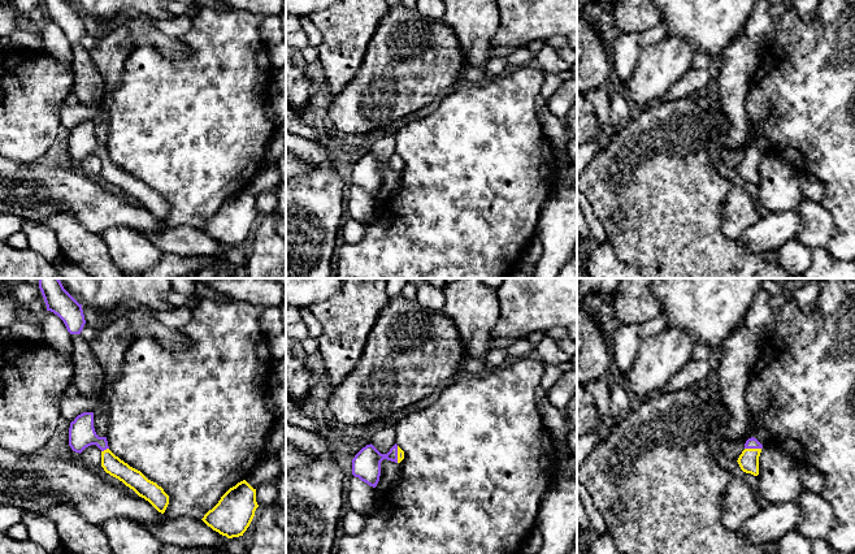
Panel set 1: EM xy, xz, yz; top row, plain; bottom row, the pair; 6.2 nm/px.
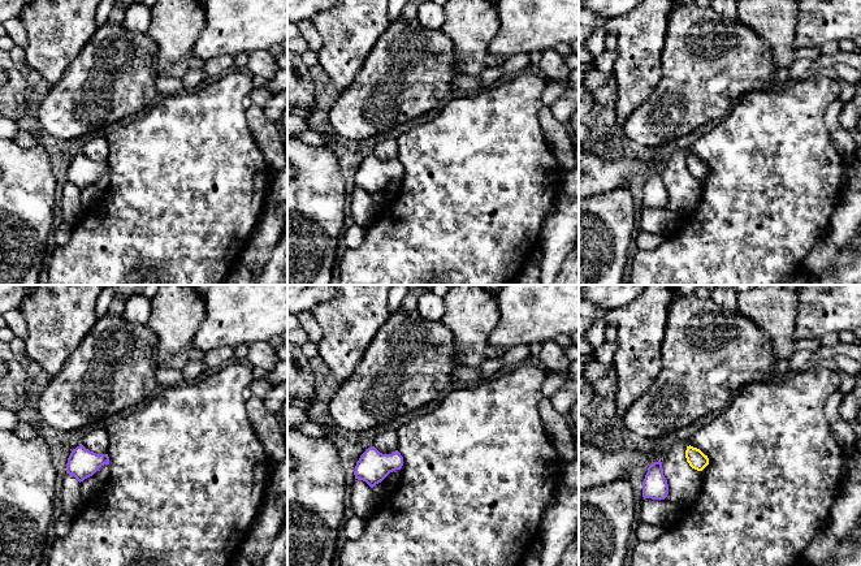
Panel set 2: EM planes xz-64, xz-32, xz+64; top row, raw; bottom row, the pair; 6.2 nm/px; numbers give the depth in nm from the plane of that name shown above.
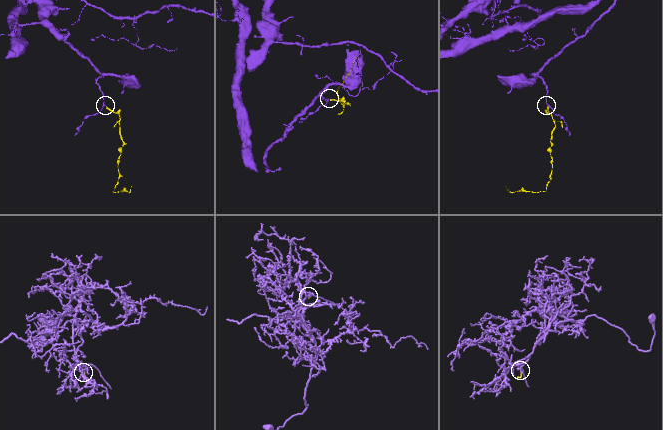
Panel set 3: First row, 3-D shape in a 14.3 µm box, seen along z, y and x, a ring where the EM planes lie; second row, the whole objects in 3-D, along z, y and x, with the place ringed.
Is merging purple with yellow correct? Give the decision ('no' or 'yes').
yes

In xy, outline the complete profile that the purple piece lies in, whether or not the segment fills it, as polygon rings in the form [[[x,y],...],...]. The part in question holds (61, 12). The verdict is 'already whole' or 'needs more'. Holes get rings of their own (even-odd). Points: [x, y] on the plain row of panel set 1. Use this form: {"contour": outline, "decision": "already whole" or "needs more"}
{"contour": [[[42,0],[47,20],[57,23],[70,43],[81,43],[86,29],[79,13],[68,0]]], "decision": "already whole"}

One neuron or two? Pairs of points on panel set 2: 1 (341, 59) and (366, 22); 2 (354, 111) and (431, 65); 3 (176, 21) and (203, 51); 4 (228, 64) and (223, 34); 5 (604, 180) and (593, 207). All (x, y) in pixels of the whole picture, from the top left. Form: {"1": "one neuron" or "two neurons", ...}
{"1": "one neuron", "2": "one neuron", "3": "two neurons", "4": "two neurons", "5": "two neurons"}

